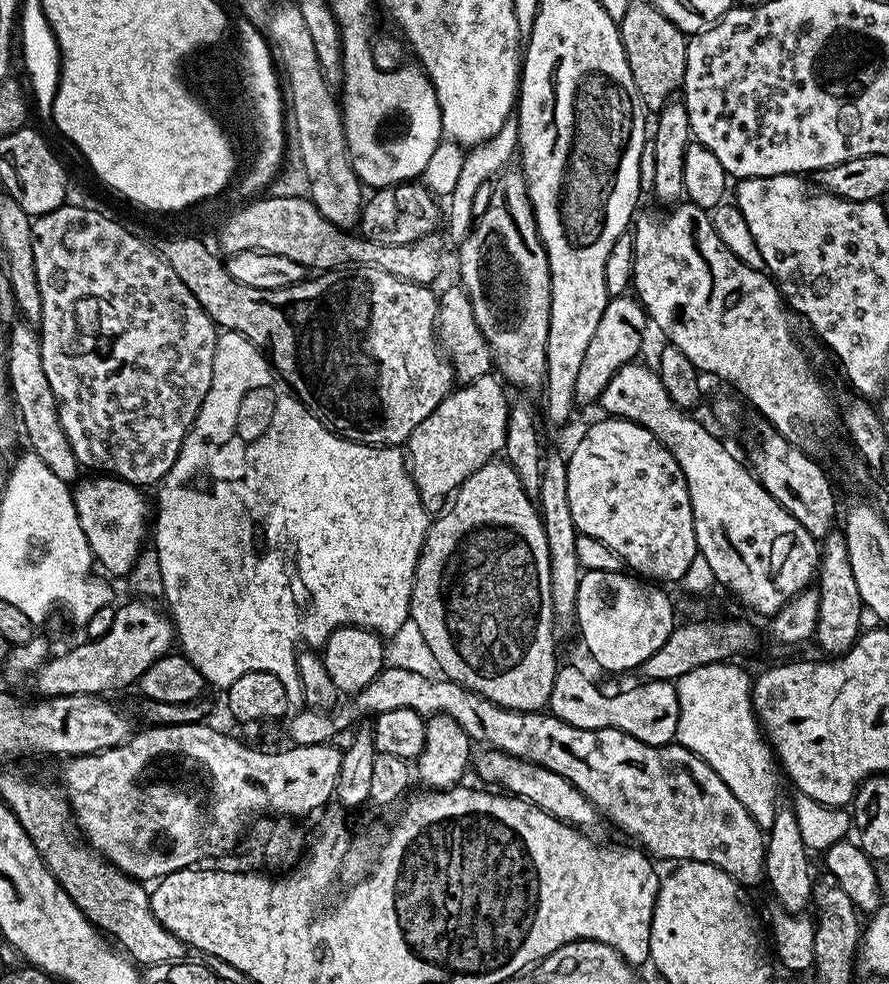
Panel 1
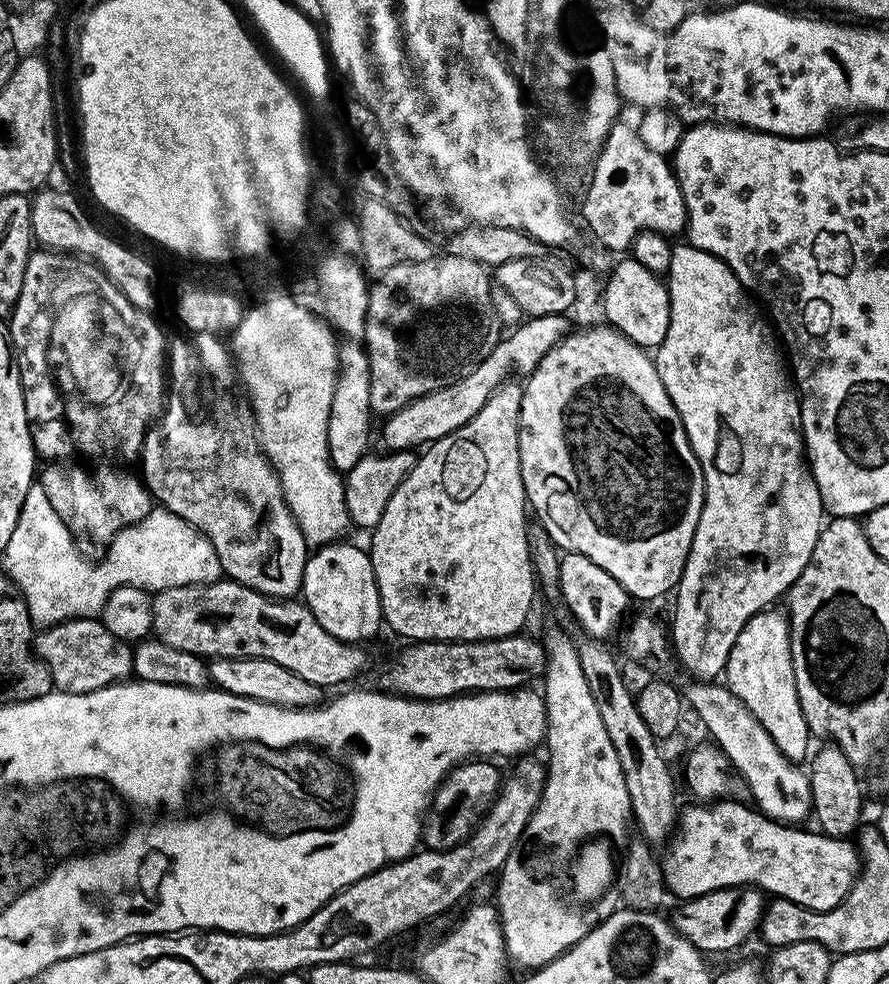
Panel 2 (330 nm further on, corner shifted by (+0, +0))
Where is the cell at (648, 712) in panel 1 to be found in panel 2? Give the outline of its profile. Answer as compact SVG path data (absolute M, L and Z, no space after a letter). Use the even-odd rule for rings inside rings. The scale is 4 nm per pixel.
M681 242L672 249L670 266L666 275L668 286L668 301L670 302L670 326L666 330L666 338L662 338L660 347L655 349L654 363L658 370L658 378L662 378L662 386L666 386L666 394L670 402L680 415L682 426L688 435L690 446L702 466L704 475L704 505L702 514L698 518L698 526L694 530L694 542L690 546L690 554L686 558L686 566L680 575L680 583L674 589L676 596L676 613L670 624L670 644L673 649L684 652L684 668L692 675L696 682L712 682L723 673L728 665L730 650L734 650L734 642L738 642L738 634L750 622L752 616L765 611L776 599L787 593L788 588L805 570L806 564L818 542L822 525L826 520L824 503L812 476L811 467L806 463L804 438L800 426L800 397L793 381L790 379L789 369L786 367L785 357L782 355L781 345L770 327L769 321L762 315L761 309L752 305L753 297L749 295L740 280L732 273L732 267L725 260L719 260L714 254L706 250L698 250L693 244Z

